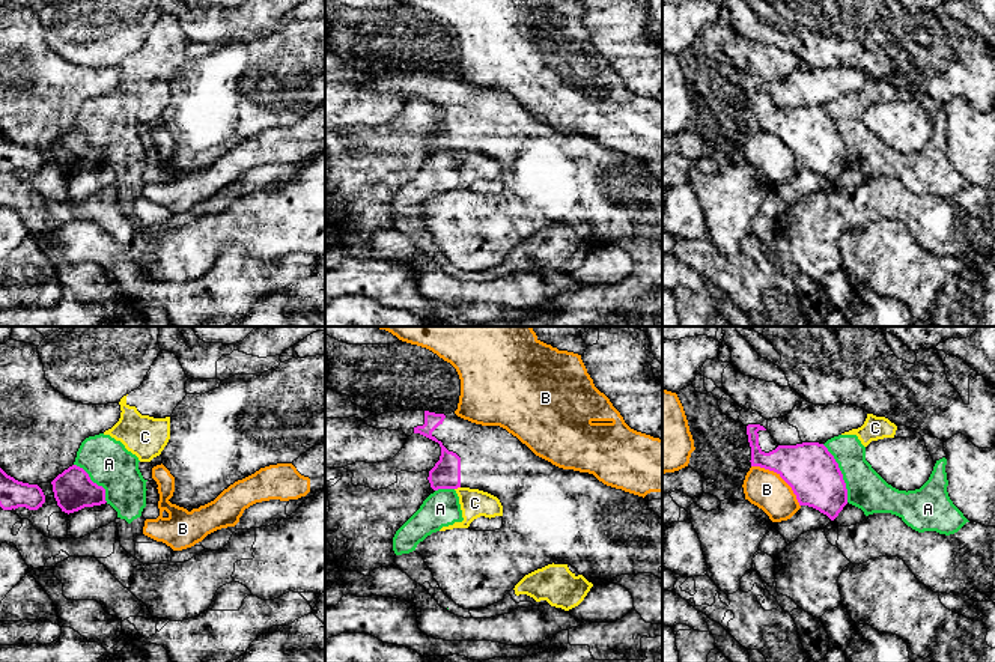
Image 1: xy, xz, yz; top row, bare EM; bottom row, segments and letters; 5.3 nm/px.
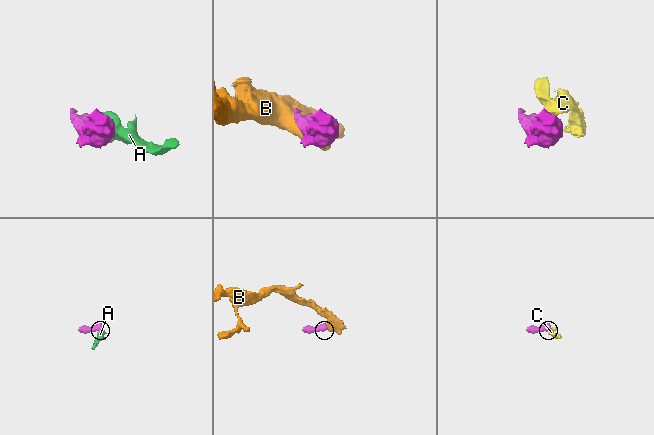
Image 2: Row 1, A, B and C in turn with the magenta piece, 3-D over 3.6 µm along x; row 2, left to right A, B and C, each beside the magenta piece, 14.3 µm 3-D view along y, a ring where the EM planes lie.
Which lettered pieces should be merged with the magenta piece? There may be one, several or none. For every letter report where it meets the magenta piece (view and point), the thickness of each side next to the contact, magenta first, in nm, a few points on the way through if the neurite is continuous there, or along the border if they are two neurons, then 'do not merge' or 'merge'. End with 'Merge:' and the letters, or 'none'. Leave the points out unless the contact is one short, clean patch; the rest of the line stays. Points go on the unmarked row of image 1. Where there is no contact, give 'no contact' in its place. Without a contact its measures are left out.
A: meets magenta in yz at (840, 136); 280 nm thick on the magenta side, 200 nm on the other; border along yz (822, 107), (837, 127), (848, 164); do not merge
B: meets magenta in yz at (780, 139); 280 nm thick on the magenta side, 200 nm on the other; border along yz (751, 128), (772, 133), (791, 151), (800, 169); do not merge
C: meets magenta in xz at (456, 151); 160 nm thick on the magenta side, 150 nm on the other; border along xz (459, 149), (455, 152); do not merge
Merge: none

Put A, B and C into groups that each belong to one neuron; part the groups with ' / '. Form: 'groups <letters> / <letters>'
groups A C / B

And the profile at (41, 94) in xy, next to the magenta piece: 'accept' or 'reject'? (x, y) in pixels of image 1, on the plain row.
reject

